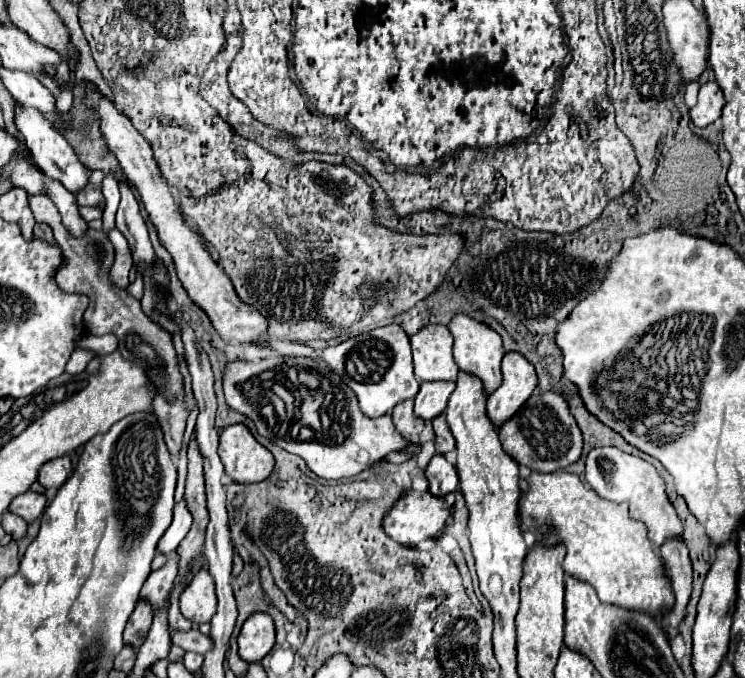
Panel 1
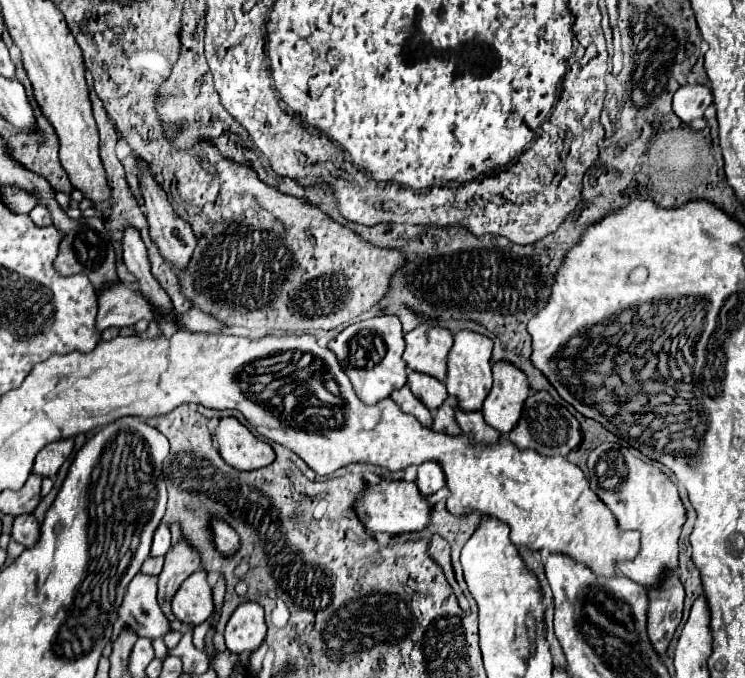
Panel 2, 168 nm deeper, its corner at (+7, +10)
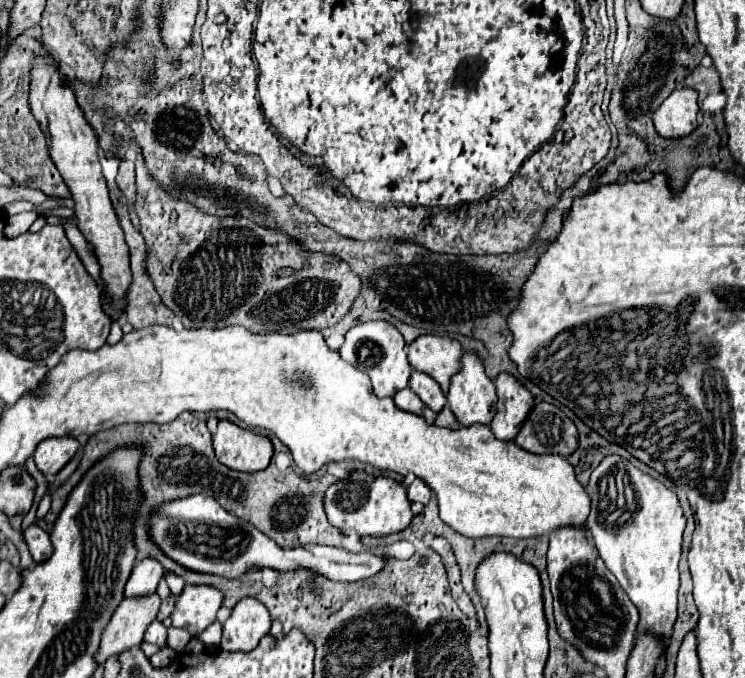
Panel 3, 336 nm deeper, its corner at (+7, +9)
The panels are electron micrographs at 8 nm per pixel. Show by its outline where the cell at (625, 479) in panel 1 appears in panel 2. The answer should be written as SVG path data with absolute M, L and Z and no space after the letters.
M601 443L591 451L587 469L591 489L613 511L621 529L637 529L641 533L639 555L631 561L621 561L619 573L647 589L655 587L667 569L677 567L677 539L685 523L685 509L677 495L677 487L661 469L637 459L629 449L613 443Z

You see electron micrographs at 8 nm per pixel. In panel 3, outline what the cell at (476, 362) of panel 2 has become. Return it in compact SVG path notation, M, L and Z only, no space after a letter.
M475 352L463 354L461 372L451 378L447 404L461 426L491 424L497 412L495 382L485 376L483 364Z

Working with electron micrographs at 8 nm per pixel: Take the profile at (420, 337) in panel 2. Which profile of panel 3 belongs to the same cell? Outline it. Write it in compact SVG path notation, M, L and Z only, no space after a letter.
M425 334L409 344L411 366L437 380L445 394L449 392L451 376L461 370L461 356L461 344L447 336Z

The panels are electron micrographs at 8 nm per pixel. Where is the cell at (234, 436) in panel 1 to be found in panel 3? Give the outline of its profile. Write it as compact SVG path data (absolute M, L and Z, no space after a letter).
M229 420L219 422L213 434L213 448L221 464L239 472L265 470L273 456L273 444L267 436L243 430Z

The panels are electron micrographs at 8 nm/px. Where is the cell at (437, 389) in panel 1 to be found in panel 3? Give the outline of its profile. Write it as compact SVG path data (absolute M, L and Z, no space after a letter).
M413 372L411 374L411 380L409 380L409 388L433 410L433 412L439 412L447 402L445 402L445 394L441 392L439 384L423 374L423 372Z

